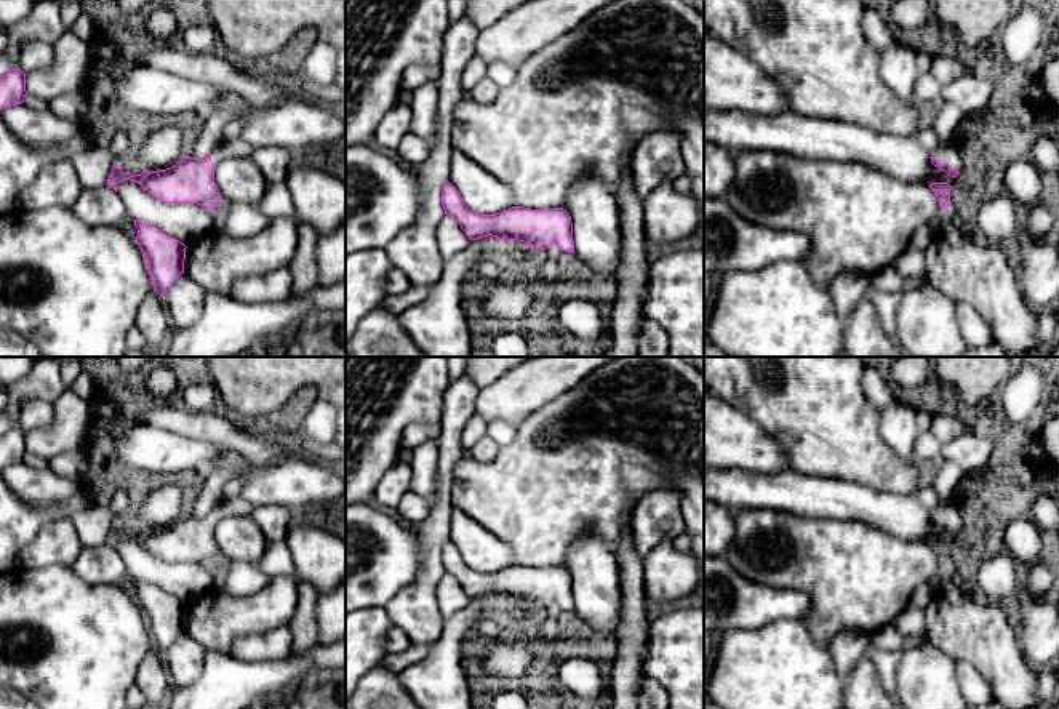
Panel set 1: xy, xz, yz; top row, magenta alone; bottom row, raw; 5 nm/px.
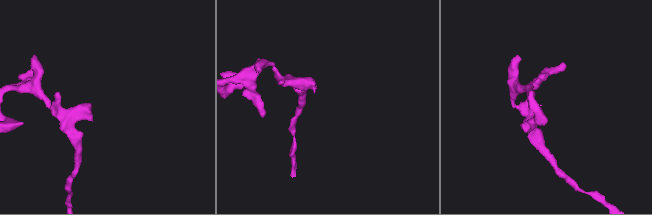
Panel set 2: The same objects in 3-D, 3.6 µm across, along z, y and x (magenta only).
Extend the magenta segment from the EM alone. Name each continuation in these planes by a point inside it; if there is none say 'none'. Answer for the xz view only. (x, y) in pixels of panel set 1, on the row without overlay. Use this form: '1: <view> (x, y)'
none

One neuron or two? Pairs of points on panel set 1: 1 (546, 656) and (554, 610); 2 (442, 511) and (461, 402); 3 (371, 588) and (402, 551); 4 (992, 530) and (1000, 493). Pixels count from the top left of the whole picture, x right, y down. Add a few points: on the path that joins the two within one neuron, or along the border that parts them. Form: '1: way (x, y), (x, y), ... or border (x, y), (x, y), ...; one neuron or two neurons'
1: border (563, 610), (555, 618); two neurons
2: way (443, 484), (451, 429); one neuron
3: way (375, 578), (392, 560); one neuron
4: way (992, 520), (999, 503); one neuron

